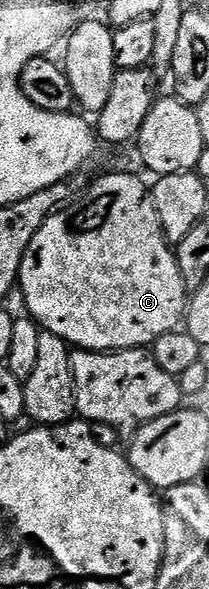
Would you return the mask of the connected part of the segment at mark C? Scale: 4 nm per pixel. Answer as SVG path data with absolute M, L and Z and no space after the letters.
M112 172L109 176L100 176L92 185L87 185L86 191L67 208L60 209L46 222L42 222L41 228L30 238L30 246L26 246L26 254L22 258L22 266L18 277L18 292L24 295L24 304L27 315L31 316L41 329L46 332L58 334L70 346L89 352L124 352L127 348L147 349L162 334L177 331L181 327L186 316L186 309L190 299L190 293L184 287L182 276L178 270L176 253L173 245L164 237L162 226L158 222L158 214L152 205L152 197L149 189L136 176L128 172Z

